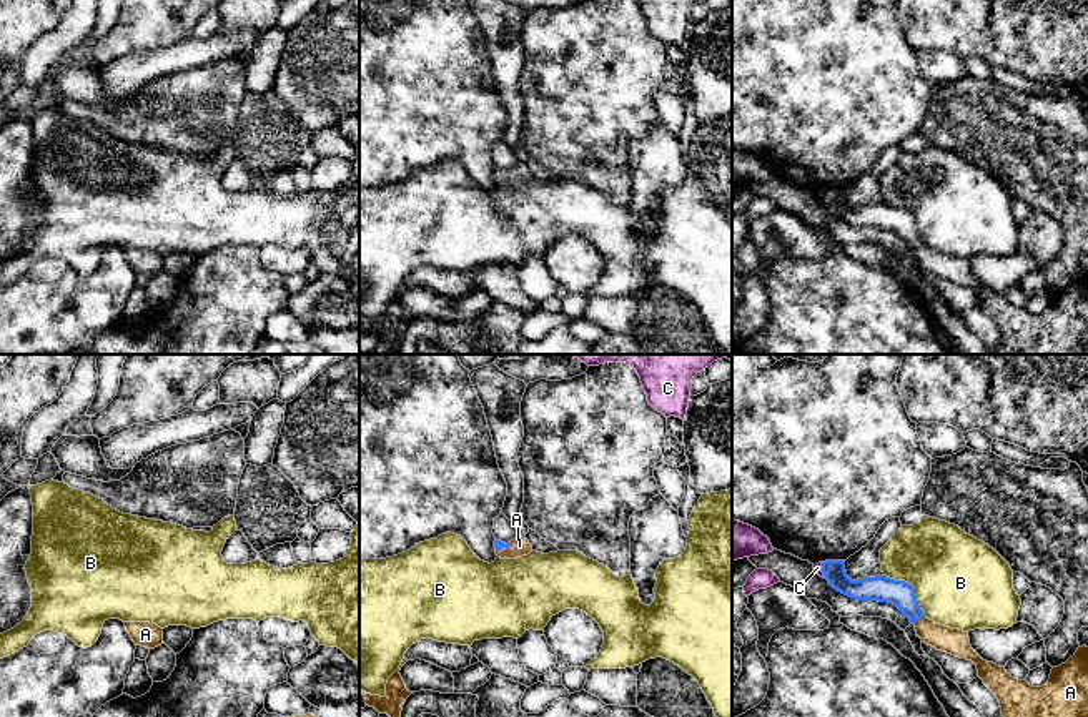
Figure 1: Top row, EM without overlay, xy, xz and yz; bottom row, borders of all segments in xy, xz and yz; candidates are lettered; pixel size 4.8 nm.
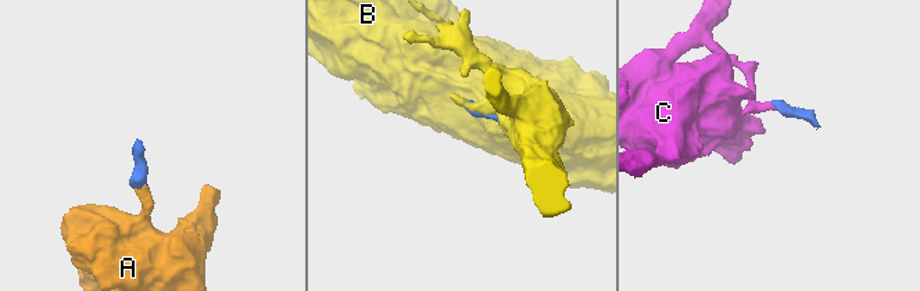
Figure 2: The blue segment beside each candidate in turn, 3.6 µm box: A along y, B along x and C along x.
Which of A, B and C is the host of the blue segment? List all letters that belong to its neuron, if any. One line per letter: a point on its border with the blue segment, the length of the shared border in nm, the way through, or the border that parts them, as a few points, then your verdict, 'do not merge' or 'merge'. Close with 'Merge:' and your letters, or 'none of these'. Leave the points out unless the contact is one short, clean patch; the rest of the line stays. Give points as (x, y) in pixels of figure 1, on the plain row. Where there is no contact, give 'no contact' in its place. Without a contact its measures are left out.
A: meets blue in yz at (919, 247); contact 70 nm long; runs through yz (884, 217), (892, 218), (919, 247), (934, 262), (952, 268); merge
B: meets blue in yz at (912, 215); contact 300 nm long; do not merge
C: meets blue in yz at (822, 198); contact 80 nm long; border along yz (820, 190), (820, 198), (825, 205); do not merge
Merge: A

